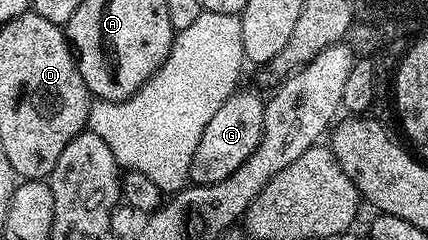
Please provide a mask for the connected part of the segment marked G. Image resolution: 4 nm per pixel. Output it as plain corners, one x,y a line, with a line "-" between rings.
238,90
227,98
227,102
223,102
223,106
219,106
219,110
215,110
215,118
211,118
201,132
189,167
189,180
194,185
223,182
223,178
235,174
235,170
239,170
239,166
251,158
263,134
265,106
266,101
260,100
255,93

